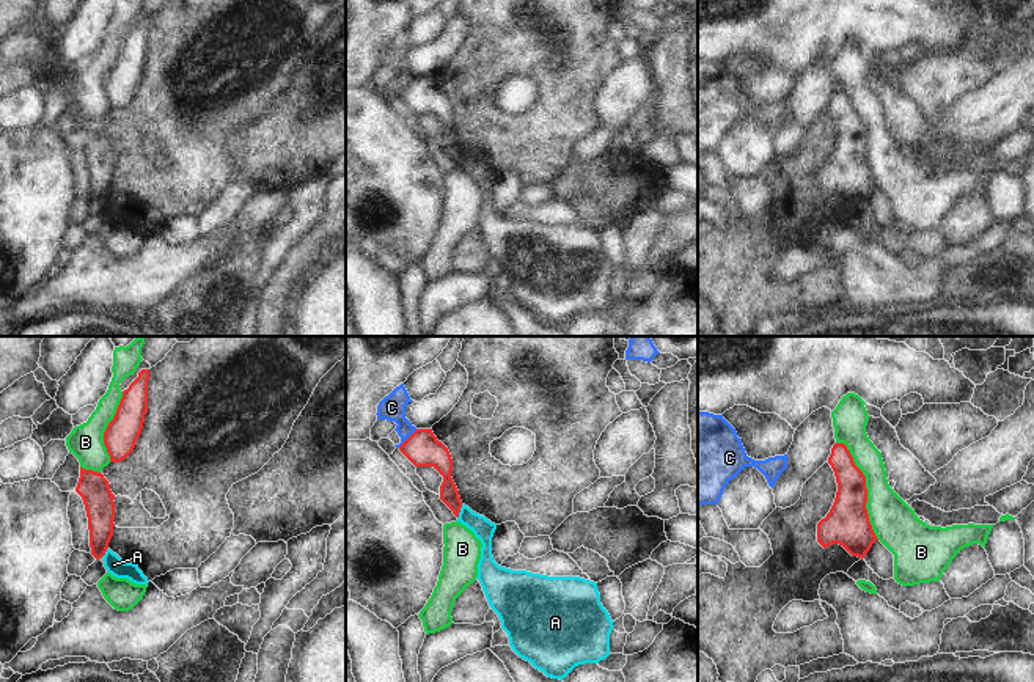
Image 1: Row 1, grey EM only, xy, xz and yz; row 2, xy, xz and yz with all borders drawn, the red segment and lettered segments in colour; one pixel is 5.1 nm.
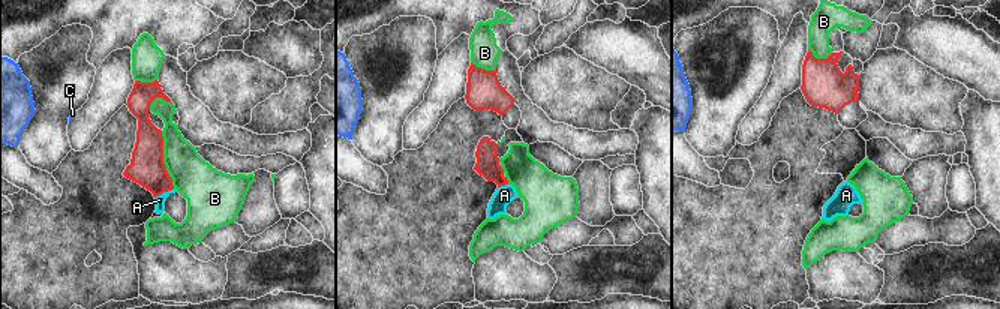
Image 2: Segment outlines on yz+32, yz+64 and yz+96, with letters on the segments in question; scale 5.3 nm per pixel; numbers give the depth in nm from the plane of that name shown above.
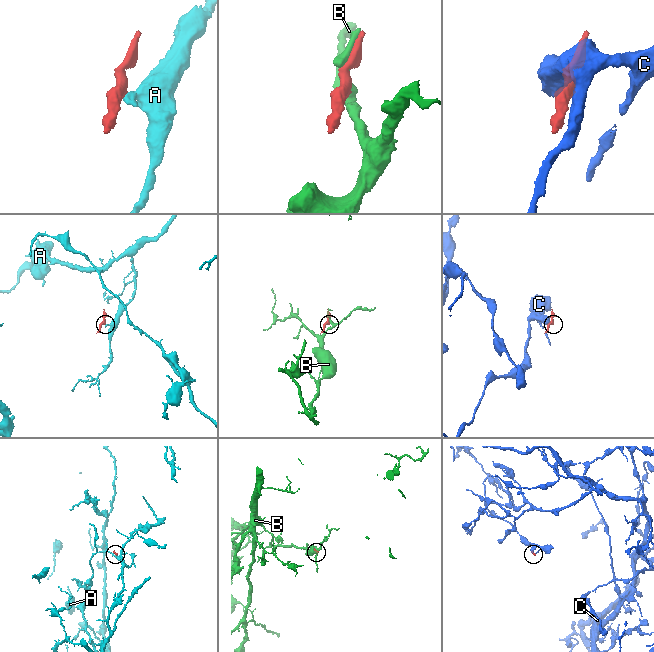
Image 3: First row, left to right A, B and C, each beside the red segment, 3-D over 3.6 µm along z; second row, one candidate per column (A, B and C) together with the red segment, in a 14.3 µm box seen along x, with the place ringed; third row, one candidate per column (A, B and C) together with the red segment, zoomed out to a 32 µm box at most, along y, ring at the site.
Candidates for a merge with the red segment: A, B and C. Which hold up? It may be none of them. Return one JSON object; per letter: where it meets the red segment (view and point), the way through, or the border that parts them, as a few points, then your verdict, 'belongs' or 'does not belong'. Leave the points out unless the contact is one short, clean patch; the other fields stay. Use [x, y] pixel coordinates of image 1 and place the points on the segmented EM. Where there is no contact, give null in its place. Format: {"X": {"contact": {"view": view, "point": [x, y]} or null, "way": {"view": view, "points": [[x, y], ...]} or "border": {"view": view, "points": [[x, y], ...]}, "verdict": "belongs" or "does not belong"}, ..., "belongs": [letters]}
{"A": {"contact": {"view": "xz", "point": [459, 511]}, "border": {"view": "xz", "points": [[462, 505], [458, 517]]}, "verdict": "does not belong"}, "B": {"contact": {"view": "yz", "point": [866, 489]}, "verdict": "does not belong"}, "C": {"contact": {"view": "xz", "point": [409, 437]}, "border": {"view": "xz", "points": [[417, 429], [398, 447]]}, "verdict": "does not belong"}, "belongs": []}

